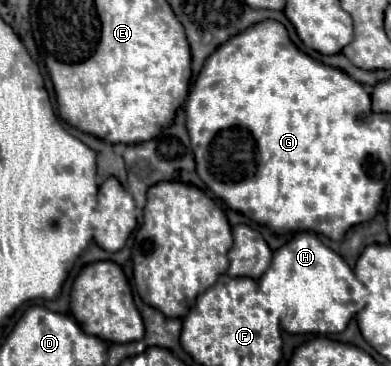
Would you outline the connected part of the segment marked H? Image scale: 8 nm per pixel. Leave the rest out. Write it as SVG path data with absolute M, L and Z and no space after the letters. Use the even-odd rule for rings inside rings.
M299 232L279 250L275 250L269 270L255 282L257 282L257 290L251 294L253 304L271 312L273 318L279 318L281 332L286 331L291 334L343 332L349 320L363 308L365 298L367 298L367 288L363 288L363 284L355 278L349 264L341 256L337 256L331 248L327 248L313 232Z

